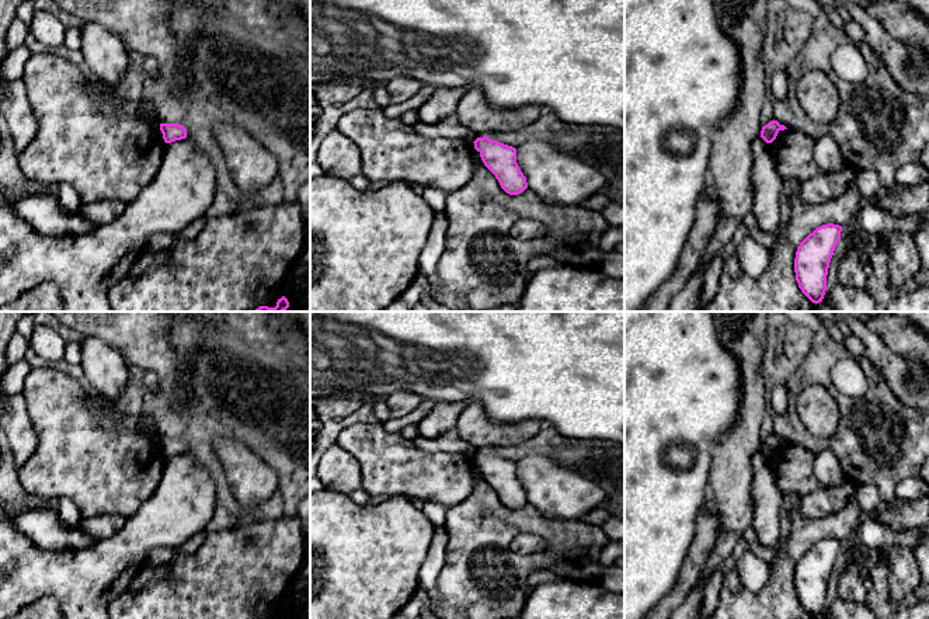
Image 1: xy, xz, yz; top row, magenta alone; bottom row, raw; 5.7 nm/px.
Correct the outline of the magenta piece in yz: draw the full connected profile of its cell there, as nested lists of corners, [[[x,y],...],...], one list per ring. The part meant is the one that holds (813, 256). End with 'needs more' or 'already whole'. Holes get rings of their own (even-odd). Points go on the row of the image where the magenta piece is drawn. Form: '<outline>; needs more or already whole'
[[[828,223],[817,227],[797,247],[794,258],[796,281],[801,292],[820,303],[827,291],[827,275],[842,226]]]; already whole

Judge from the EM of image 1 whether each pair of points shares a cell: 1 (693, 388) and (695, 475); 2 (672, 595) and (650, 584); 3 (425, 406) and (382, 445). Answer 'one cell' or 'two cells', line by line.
1: one cell
2: two cells
3: two cells

